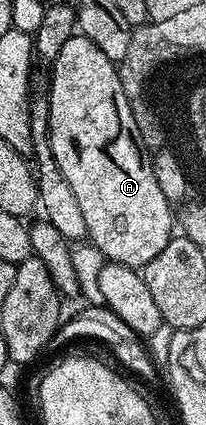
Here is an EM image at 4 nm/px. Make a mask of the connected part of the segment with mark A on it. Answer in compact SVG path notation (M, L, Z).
M74 35L71 39L67 39L67 43L63 43L63 51L59 51L59 55L51 62L51 69L53 69L53 78L50 79L49 90L47 90L50 103L50 147L55 155L55 163L59 163L59 171L63 171L63 179L67 179L67 183L71 183L71 191L75 191L75 200L79 203L79 208L83 211L83 220L87 223L88 240L99 249L106 262L114 261L120 265L140 270L147 263L151 263L151 259L155 259L155 255L159 255L159 251L163 251L163 247L167 247L169 238L174 236L175 213L169 210L172 209L171 202L165 198L163 191L159 191L159 183L139 144L131 103L127 103L127 95L123 95L123 83L117 74L117 65L111 59L107 59L107 55L103 55L103 51L99 51L99 47L95 47L95 43L91 43L91 39Z

